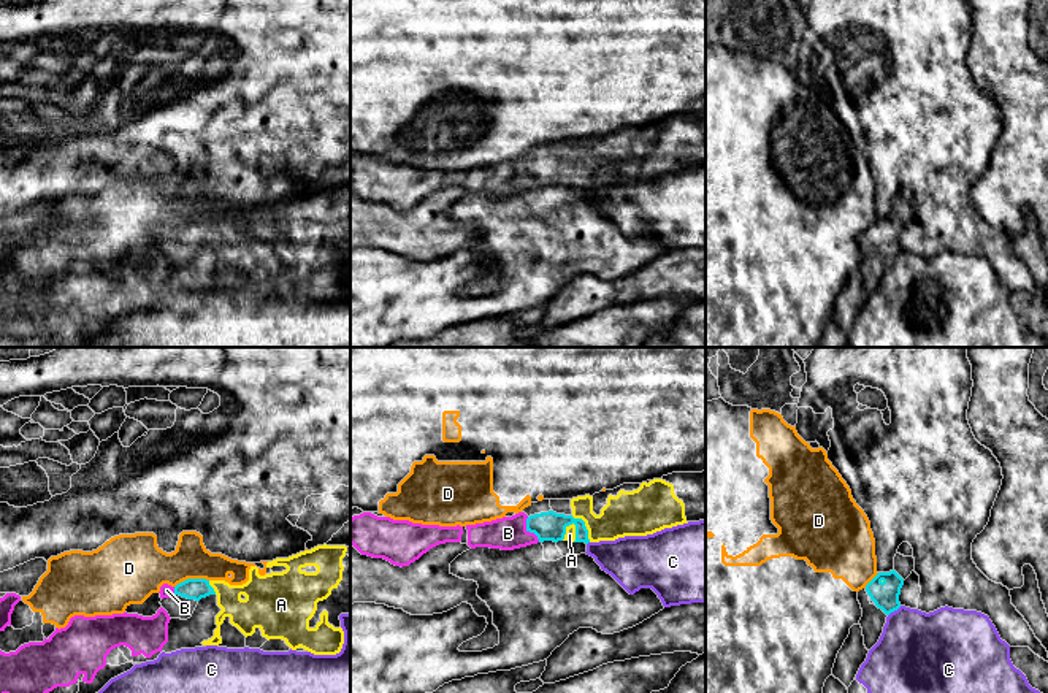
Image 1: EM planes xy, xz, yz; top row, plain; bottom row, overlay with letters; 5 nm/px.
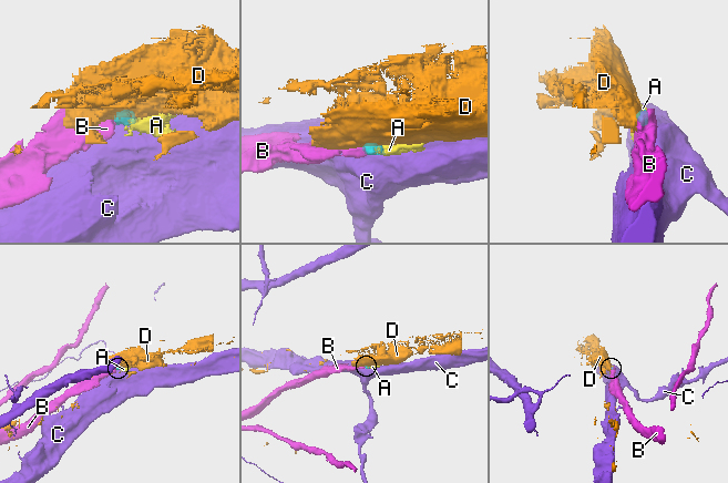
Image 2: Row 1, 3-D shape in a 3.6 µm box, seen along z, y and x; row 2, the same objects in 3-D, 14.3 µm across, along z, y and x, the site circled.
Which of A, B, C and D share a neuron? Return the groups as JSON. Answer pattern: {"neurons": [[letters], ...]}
{"neurons": [["A", "B"], ["C"], ["D"]]}

